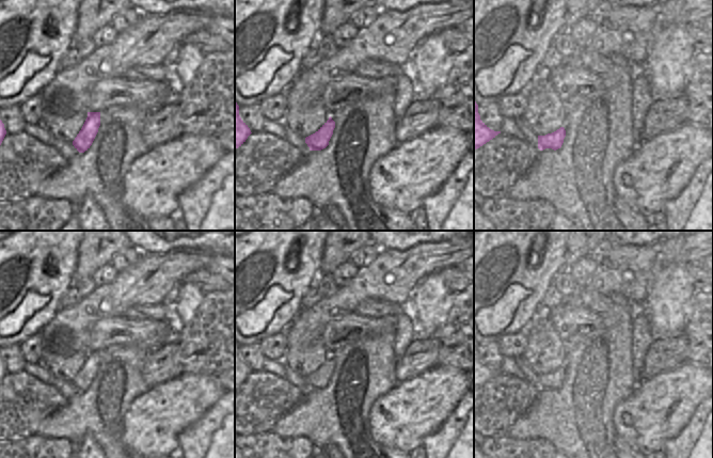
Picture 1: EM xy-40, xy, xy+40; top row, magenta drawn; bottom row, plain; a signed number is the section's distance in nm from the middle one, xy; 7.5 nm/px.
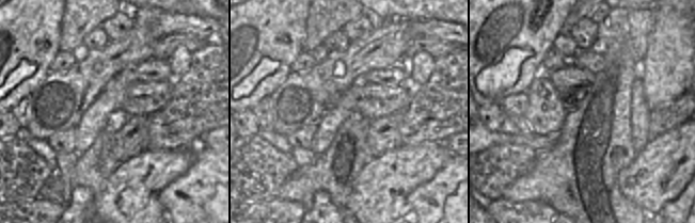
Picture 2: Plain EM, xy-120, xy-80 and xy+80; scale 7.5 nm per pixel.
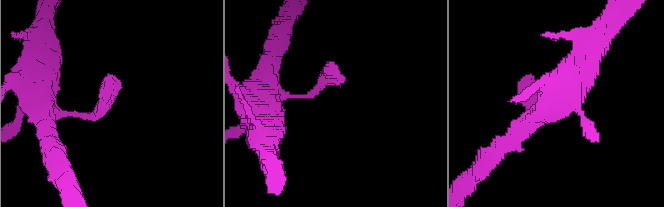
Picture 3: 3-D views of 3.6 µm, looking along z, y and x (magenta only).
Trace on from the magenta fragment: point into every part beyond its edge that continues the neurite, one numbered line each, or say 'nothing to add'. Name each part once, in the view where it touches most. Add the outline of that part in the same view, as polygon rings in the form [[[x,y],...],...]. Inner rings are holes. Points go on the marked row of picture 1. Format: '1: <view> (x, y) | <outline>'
nothing to add

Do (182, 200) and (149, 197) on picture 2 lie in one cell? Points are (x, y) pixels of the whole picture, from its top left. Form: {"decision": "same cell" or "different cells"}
{"decision": "different cells"}

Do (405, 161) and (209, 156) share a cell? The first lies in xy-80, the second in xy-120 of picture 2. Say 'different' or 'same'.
different

